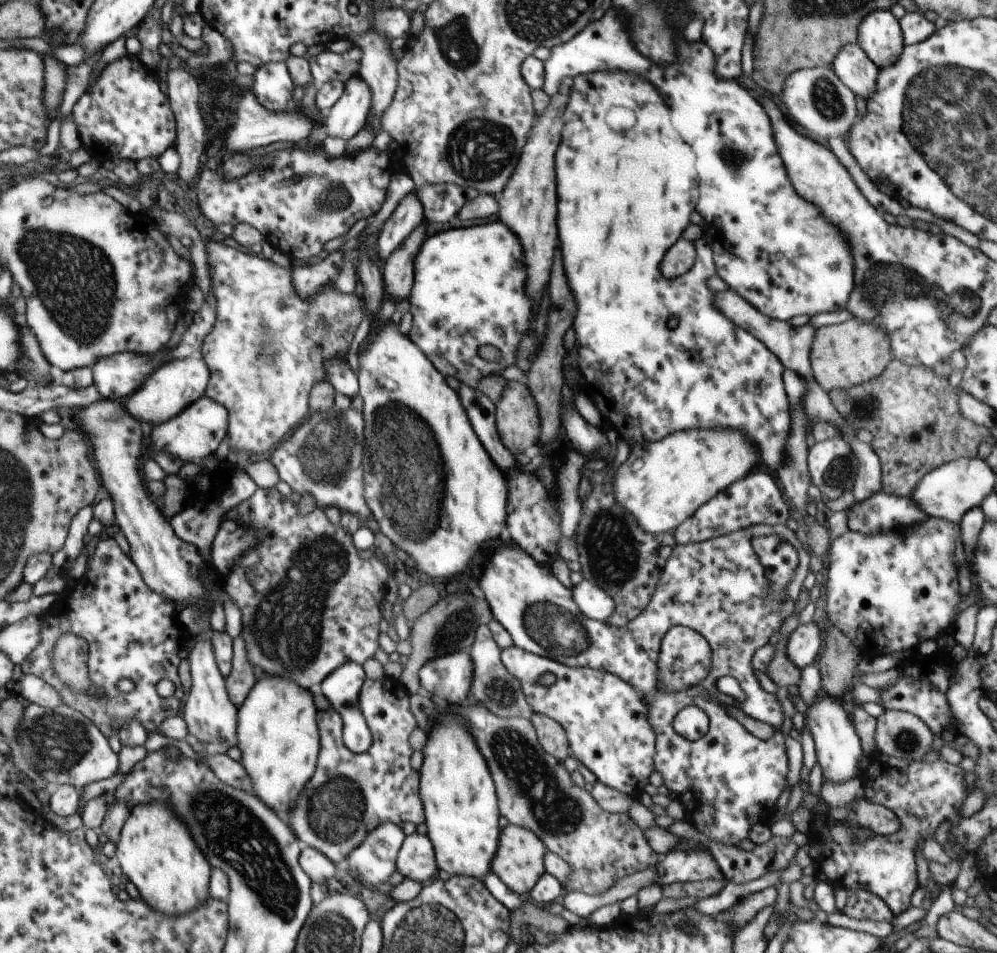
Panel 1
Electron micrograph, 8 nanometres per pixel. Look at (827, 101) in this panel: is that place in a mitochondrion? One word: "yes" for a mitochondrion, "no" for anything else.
yes

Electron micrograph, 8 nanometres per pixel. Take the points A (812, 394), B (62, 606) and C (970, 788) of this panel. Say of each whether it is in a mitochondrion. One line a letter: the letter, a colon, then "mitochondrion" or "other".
A: other
B: other
C: other

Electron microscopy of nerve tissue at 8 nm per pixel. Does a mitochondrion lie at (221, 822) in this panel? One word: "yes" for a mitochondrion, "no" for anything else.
yes

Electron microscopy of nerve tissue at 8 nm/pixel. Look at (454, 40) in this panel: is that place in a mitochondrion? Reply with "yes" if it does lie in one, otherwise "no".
yes

